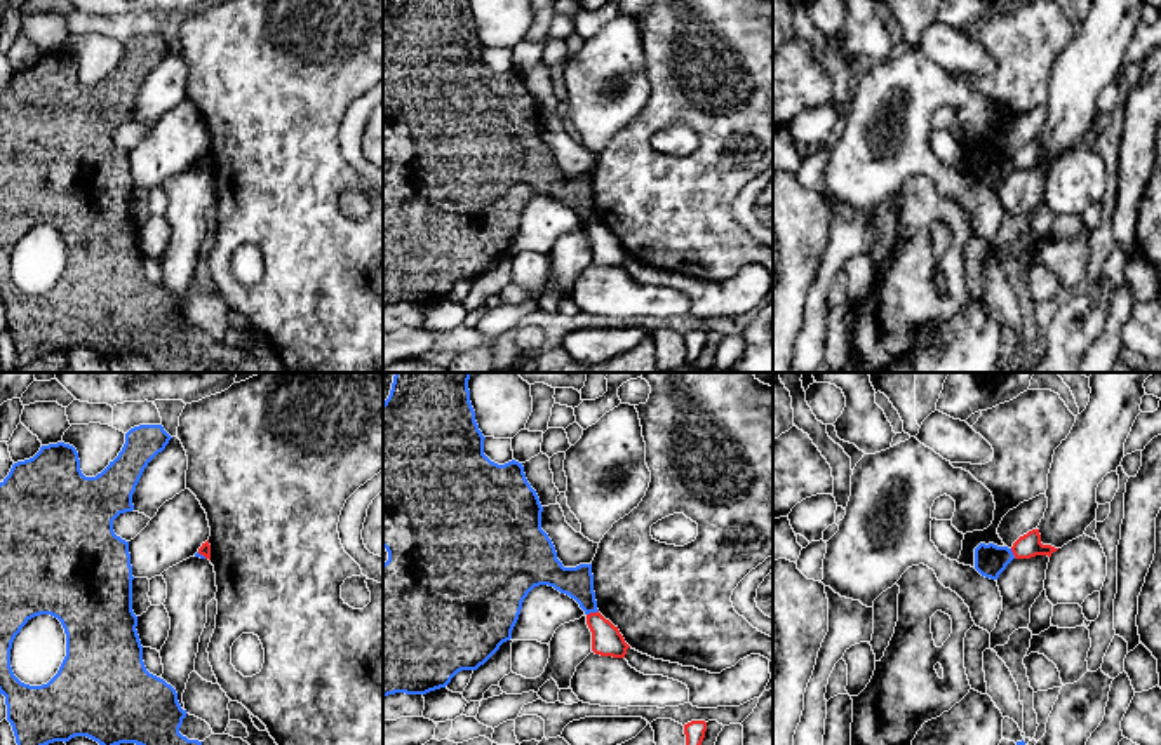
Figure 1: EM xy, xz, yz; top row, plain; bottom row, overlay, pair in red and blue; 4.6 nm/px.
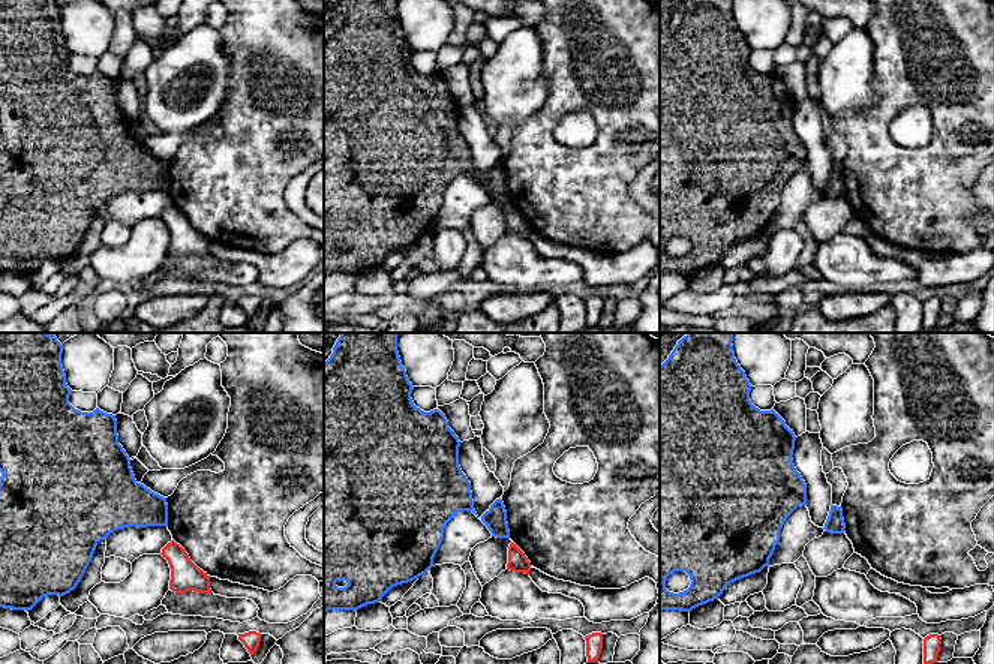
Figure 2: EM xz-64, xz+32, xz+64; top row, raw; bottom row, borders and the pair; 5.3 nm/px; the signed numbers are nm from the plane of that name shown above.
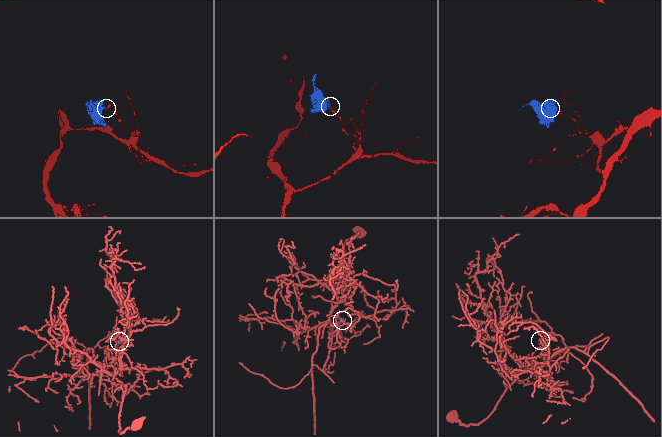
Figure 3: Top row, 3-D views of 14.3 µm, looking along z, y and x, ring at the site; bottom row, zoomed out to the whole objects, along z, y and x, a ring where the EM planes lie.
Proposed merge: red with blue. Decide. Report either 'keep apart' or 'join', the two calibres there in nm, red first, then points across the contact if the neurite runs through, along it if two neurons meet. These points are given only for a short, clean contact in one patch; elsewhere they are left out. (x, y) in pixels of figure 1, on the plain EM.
keep apart; 140 nm thick on the red side, 140 nm on the other; border along xz (597, 220), (587, 225)

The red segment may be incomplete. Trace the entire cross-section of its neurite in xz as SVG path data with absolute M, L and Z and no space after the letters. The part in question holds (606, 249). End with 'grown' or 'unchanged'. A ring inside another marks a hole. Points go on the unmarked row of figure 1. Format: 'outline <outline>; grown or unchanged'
outline M599 221L587 225L587 235L592 242L592 261L601 266L625 268L630 258L618 237L606 230Z; unchanged

